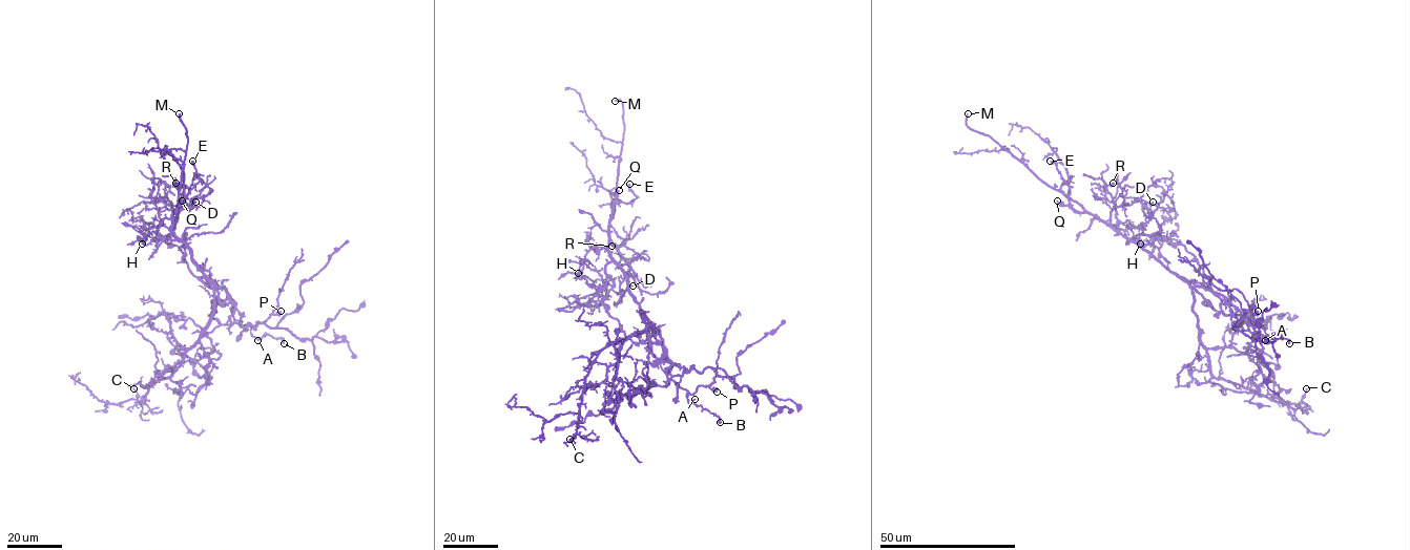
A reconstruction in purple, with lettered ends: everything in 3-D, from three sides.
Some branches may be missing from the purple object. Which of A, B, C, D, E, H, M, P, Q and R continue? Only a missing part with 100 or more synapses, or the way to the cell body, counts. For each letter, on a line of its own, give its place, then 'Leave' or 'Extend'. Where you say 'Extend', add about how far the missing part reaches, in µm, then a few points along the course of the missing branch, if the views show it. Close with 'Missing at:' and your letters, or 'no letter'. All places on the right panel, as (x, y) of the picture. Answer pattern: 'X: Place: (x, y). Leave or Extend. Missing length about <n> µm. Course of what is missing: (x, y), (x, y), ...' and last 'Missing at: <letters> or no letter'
A: Place: (1265, 340). Leave
B: Place: (1289, 343). Leave
C: Place: (1306, 388). Leave
D: Place: (1153, 202). Leave
E: Place: (1050, 161). Leave
H: Place: (1140, 244). Leave
M: Place: (968, 113). Extend. Missing length about 25 µm. Course of what is missing: (968, 113), (961, 91), (952, 89), (955, 88)
P: Place: (1258, 311). Leave
Q: Place: (1057, 201). Extend. Missing length about 70 µm. Course of what is missing: (1057, 201), (1042, 190), (1022, 166), (974, 146), (954, 147), (936, 141), (927, 141), (923, 145)
R: Place: (1113, 183). Leave
Missing at: M, Q

